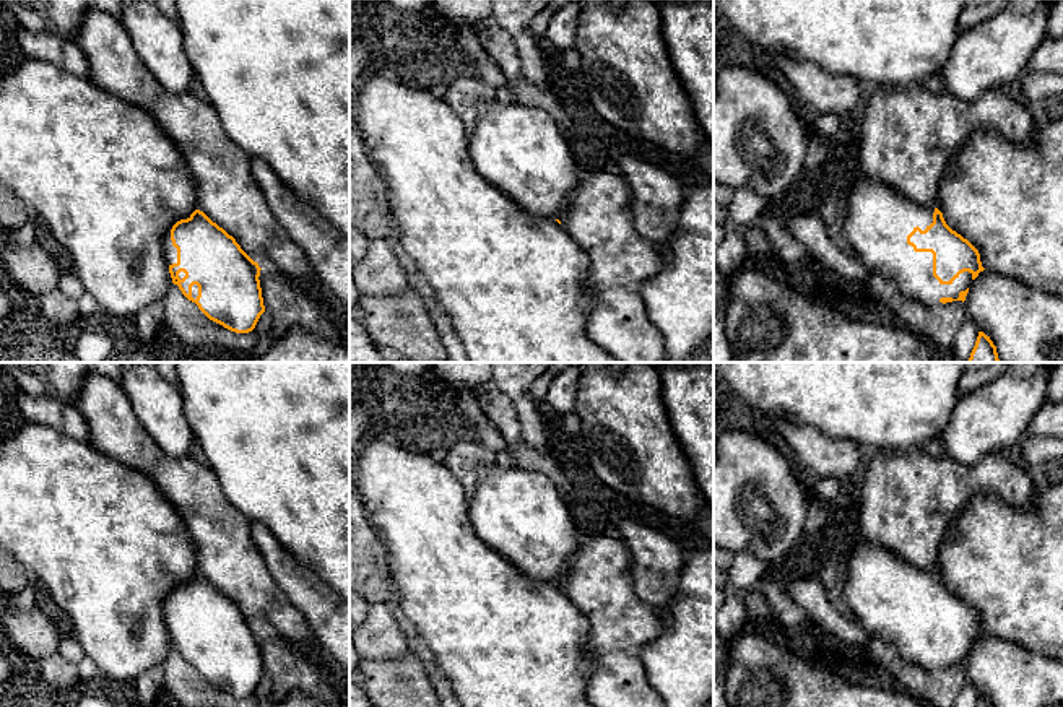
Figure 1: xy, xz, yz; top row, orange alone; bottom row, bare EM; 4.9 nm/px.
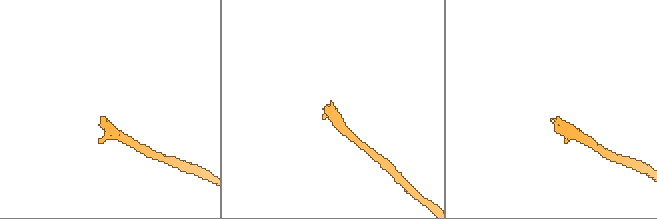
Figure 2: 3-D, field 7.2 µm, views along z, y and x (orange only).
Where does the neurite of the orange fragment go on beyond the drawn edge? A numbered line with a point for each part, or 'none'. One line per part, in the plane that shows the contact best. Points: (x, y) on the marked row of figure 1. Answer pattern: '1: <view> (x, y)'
1: yz (876, 220)

